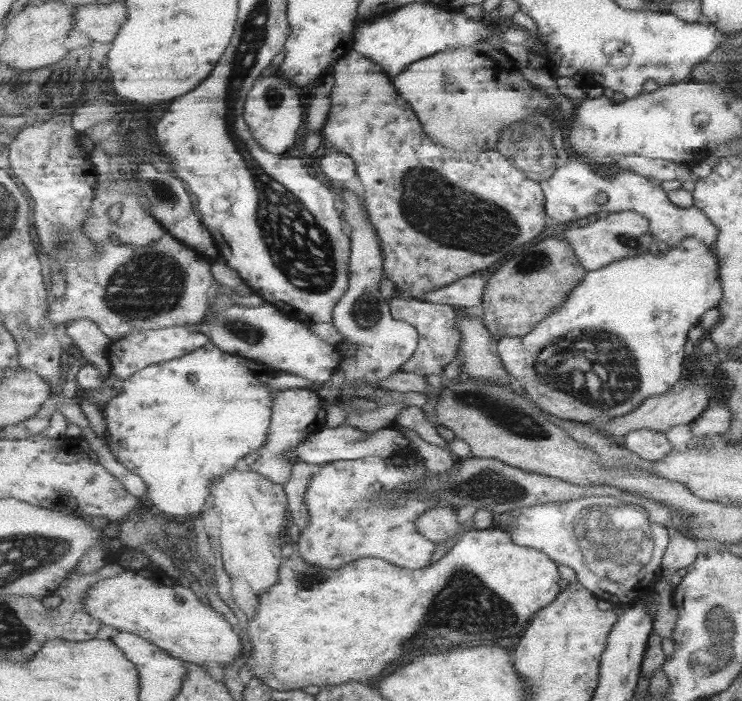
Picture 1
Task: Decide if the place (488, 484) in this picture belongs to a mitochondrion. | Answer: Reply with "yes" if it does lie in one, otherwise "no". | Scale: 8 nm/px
yes

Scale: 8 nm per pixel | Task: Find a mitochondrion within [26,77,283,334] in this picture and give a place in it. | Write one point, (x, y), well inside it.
(136, 291)

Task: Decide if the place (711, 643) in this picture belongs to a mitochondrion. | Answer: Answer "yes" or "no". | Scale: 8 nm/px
yes

